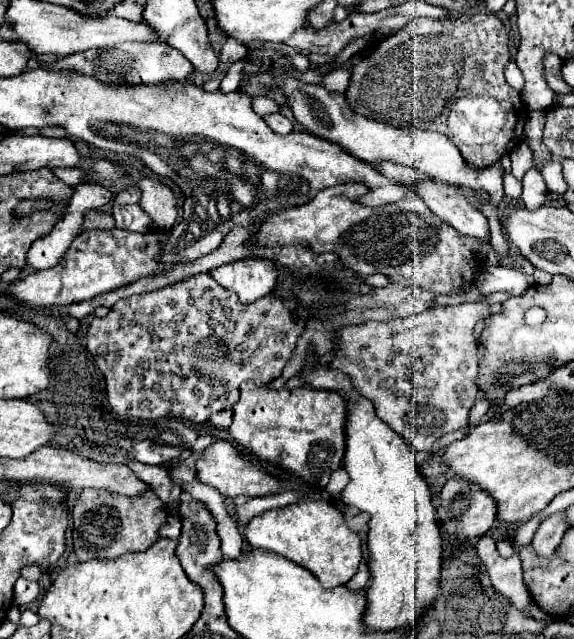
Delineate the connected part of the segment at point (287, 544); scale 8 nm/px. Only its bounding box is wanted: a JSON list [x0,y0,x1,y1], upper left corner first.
[246,500,362,588]

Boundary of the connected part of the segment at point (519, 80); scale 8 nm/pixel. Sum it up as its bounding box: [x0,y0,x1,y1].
[504,60,524,90]

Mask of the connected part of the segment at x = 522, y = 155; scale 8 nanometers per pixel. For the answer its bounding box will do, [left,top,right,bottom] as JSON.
[509,141,533,180]

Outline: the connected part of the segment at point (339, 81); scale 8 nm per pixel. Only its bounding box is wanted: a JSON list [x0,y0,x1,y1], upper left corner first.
[320,68,350,94]

